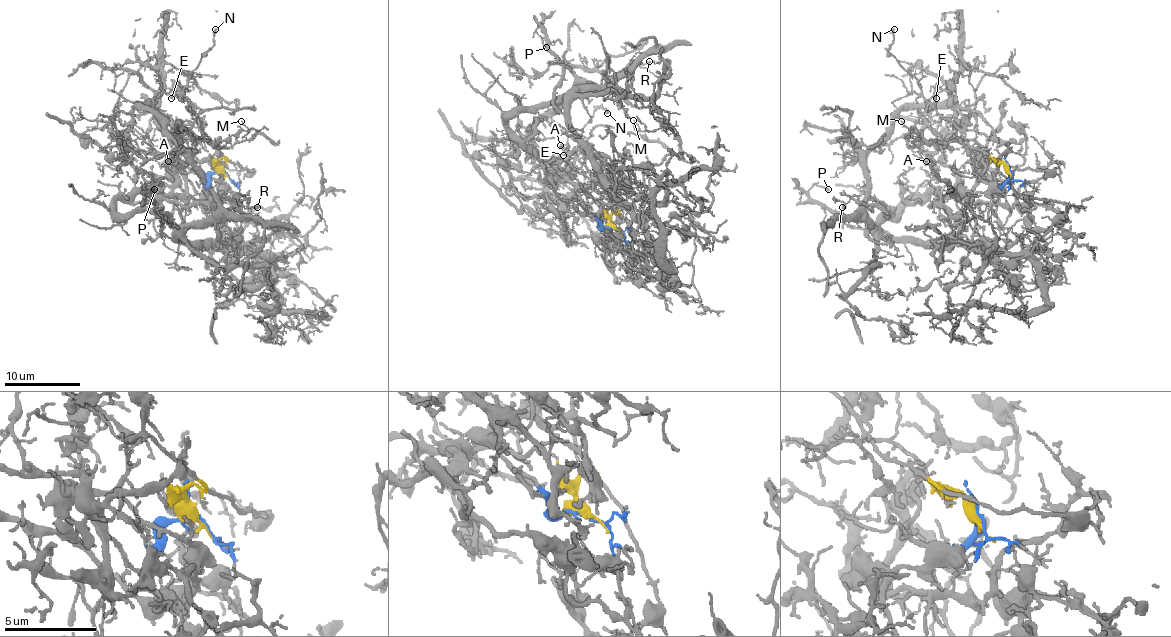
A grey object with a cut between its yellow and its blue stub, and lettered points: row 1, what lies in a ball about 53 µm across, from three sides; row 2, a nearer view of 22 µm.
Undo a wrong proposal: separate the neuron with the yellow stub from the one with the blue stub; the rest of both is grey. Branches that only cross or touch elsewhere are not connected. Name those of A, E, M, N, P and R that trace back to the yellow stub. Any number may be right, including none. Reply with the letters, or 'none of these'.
E, M, N

